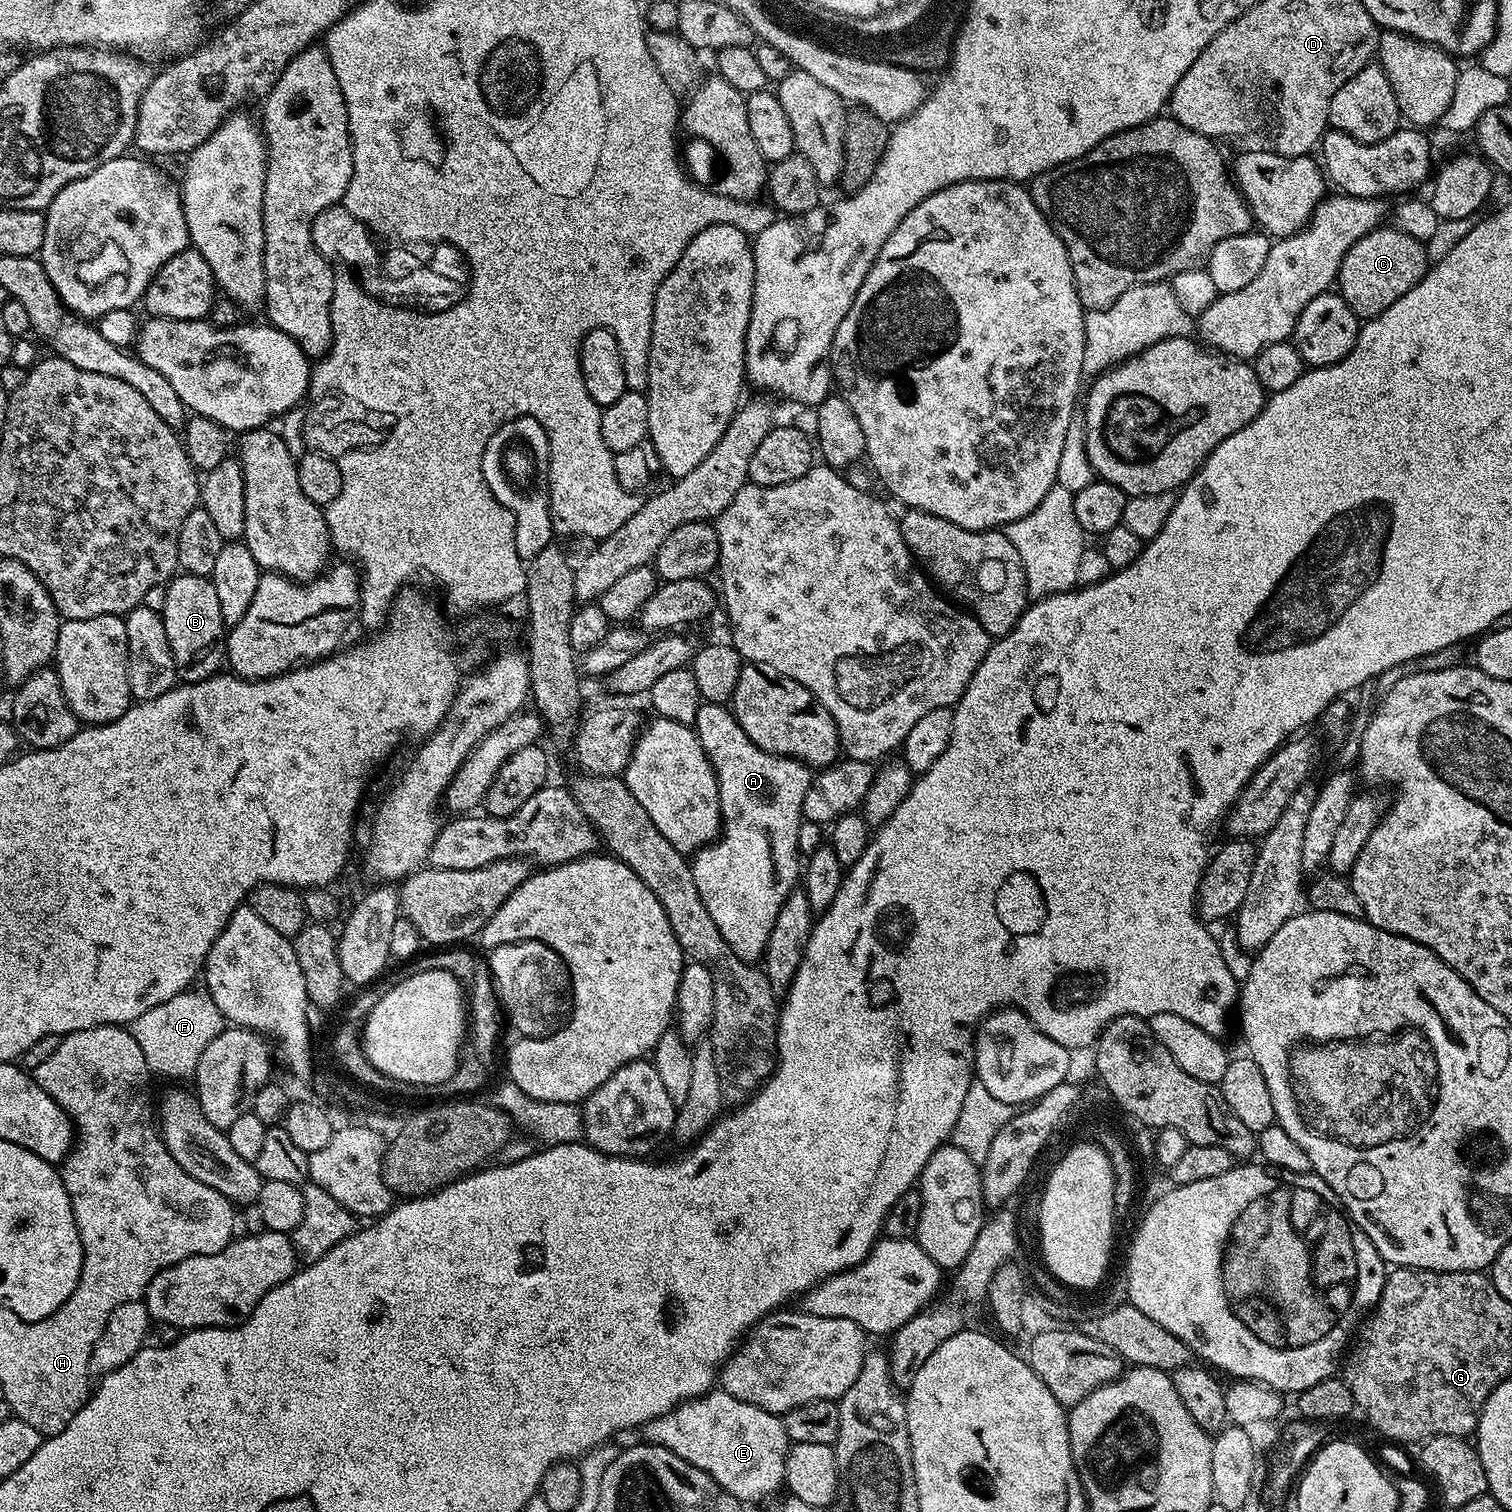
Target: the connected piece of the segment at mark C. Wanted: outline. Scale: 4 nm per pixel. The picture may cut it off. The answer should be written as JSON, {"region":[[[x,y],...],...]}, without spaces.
{"region":[[[1381,226],[1358,238],[1358,242],[1350,246],[1346,258],[1342,258],[1338,294],[1361,321],[1367,322],[1394,306],[1406,290],[1418,286],[1429,267],[1428,250],[1422,241],[1393,226]]]}

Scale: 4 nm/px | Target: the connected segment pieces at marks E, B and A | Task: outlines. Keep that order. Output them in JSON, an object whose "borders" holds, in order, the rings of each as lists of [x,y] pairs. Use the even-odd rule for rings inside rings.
{"borders":[[[[713,1390],[695,1396],[643,1425],[643,1432],[647,1443],[662,1446],[690,1462],[690,1466],[708,1472],[722,1490],[742,1502],[767,1501],[784,1488],[790,1441],[783,1419],[775,1412],[767,1412],[750,1402],[734,1398],[734,1394],[729,1392]]],[[[187,574],[173,576],[166,585],[166,602],[162,615],[166,626],[166,638],[170,642],[170,650],[174,654],[176,674],[183,683],[197,684],[206,678],[217,675],[225,667],[226,625],[222,618],[222,609],[218,607],[218,594],[209,577]]],[[[701,703],[694,731],[716,775],[722,821],[719,837],[691,857],[694,882],[730,950],[756,962],[763,957],[782,902],[802,876],[798,826],[814,772],[793,756],[775,756],[754,746],[731,707]]]]}

